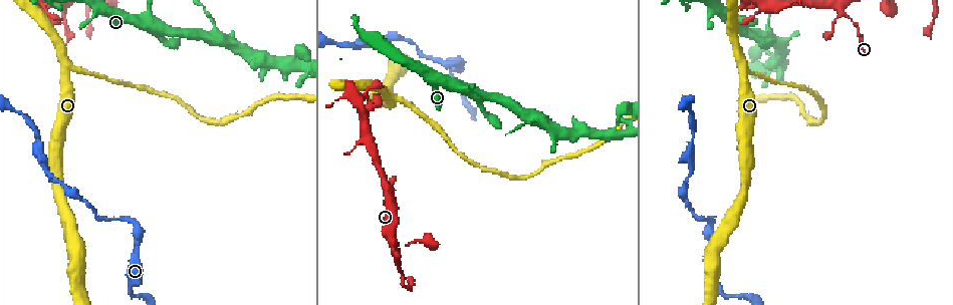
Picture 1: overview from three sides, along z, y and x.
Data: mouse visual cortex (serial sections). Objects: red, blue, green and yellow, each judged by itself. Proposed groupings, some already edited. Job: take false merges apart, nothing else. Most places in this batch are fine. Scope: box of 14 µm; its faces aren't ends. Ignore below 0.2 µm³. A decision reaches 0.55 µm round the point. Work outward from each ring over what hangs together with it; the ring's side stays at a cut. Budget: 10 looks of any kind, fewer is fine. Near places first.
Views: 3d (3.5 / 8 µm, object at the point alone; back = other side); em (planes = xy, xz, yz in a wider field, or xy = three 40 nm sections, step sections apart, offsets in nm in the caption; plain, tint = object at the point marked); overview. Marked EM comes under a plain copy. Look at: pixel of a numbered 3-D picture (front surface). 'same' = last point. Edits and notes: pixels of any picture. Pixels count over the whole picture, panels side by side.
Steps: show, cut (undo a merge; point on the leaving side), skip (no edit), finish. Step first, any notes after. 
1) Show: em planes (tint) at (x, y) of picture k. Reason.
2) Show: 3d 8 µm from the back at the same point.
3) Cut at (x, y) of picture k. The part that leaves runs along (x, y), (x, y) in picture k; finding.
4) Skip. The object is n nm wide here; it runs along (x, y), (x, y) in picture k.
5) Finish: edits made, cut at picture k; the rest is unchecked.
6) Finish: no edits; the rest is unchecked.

Show: 3d 3.5 µm at (710, 221) of picture 1. Abrupt turn.

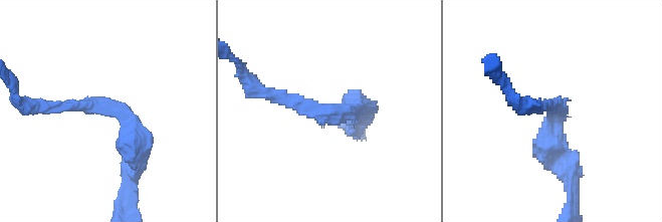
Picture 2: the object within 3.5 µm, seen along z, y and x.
Show: em xy step 1 (tint) at (349, 108) of picture 2. The arms are 200, 250 nm wide.

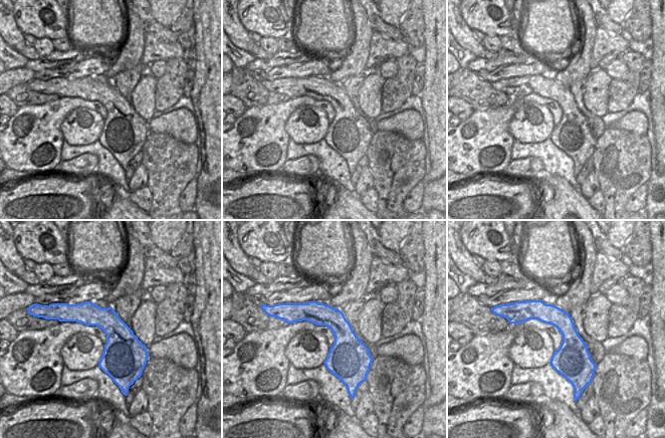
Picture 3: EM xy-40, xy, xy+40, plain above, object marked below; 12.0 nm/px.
Skip. It runs along (135, 171), (123, 112), (57, 105) in picture 2; one cell here.

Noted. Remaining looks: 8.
Show: em xy step 2 (tint) at (689, 145) of picture 1. Sudden change in width.

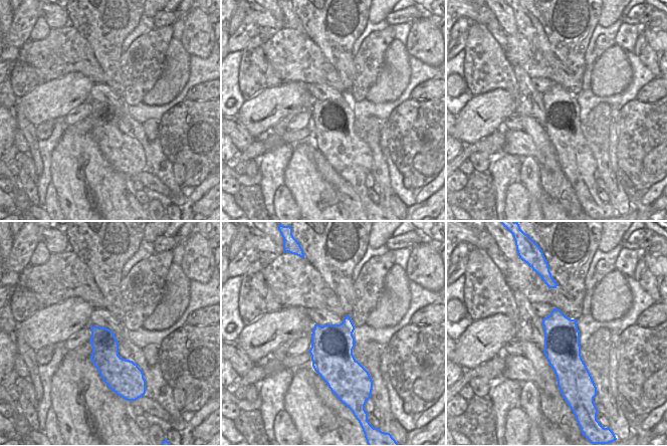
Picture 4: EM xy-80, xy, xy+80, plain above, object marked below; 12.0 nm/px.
Show: 3d 3.5 µm from the back at the same point.

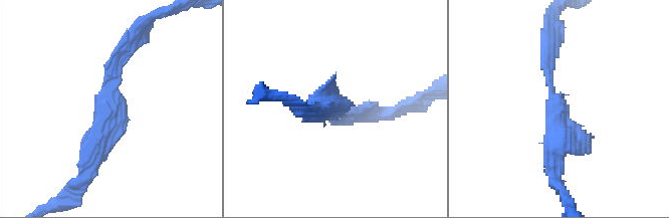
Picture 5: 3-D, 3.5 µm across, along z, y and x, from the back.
Skip. The arms are 150, 350 nm wide; it runs along (90, 163), (128, 42) in picture 5; all the same cell.

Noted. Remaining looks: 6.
Show: 3d 3.5 µm at (743, 68) of picture 1. Sharp bend.

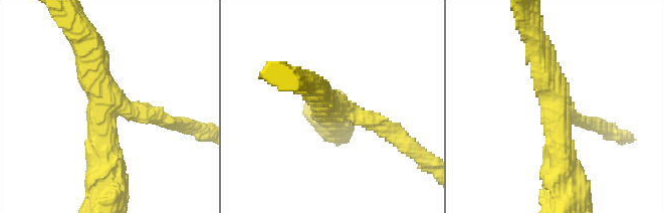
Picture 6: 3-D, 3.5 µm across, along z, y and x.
Show: em xy step 1 (tint) at (108, 112) of picture 6. 3 arms meet here; the arms are 250, 400, 500 nm wide; shape alone is not enough.

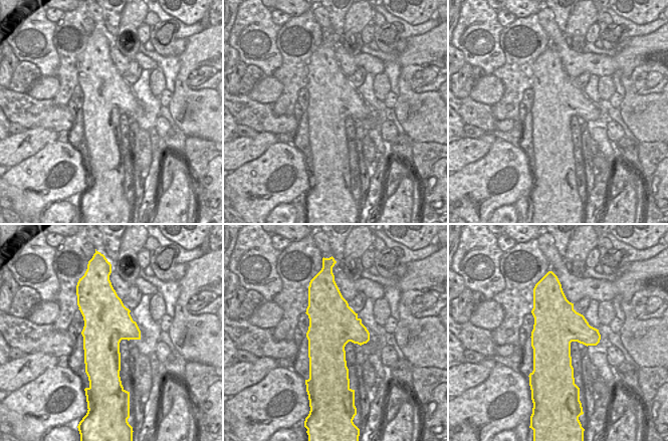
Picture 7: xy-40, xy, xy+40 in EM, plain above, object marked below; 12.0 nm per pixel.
Show: em xy step 5 (tint) at the same point.

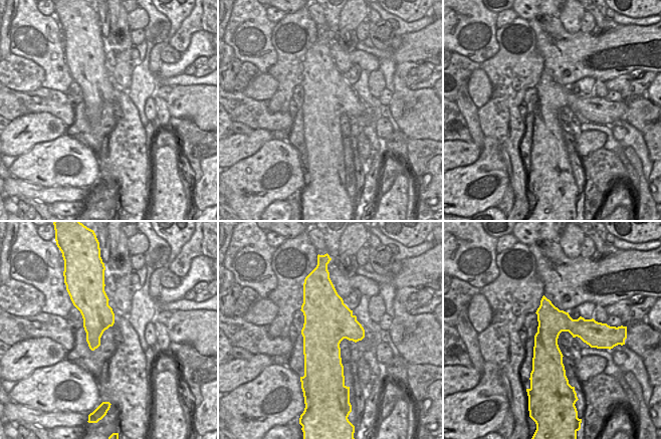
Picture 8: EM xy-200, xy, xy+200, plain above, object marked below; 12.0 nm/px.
Skip. All the same cell.

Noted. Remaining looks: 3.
Show: 3d 3.5 µm at (843, 13) of picture 1. Abrupt turn.

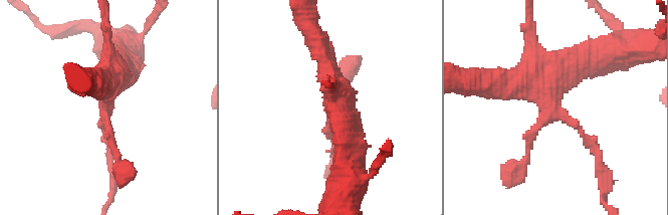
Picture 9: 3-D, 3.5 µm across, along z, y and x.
Show: em xy step 3 (tint) at (559, 108) of picture 9. Now the EM.

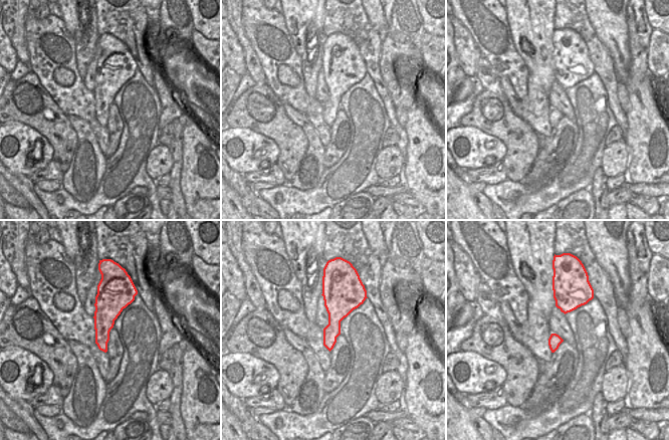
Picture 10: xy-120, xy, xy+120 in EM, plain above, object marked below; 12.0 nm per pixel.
Skip. It runs along (599, 156), (547, 85), (508, 85) in picture 9; all the same cell.

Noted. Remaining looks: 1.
Finish: no edits; the rest is unchecked.

